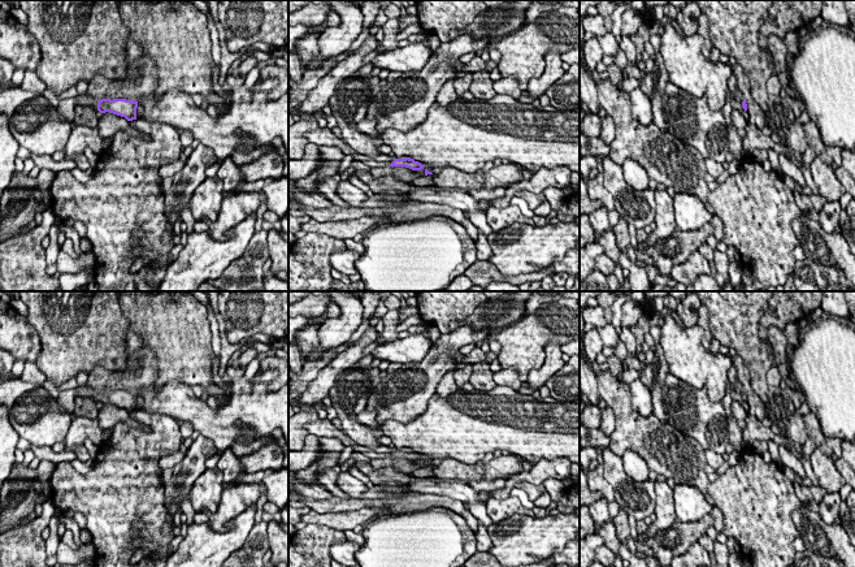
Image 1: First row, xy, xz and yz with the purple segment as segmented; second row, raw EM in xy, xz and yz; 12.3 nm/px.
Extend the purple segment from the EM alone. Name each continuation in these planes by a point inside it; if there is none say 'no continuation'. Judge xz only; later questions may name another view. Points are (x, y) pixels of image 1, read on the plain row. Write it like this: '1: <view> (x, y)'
1: xz (322, 427)

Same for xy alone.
1: xy (85, 390)

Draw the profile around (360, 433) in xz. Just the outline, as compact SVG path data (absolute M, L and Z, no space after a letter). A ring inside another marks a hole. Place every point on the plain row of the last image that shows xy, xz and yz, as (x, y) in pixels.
M353 365L344 369L335 380L329 391L333 407L337 410L338 419L342 423L342 432L355 442L368 447L377 447L381 443L382 430L372 429L360 424L356 417L365 410L369 395L381 382L382 371L372 365Z

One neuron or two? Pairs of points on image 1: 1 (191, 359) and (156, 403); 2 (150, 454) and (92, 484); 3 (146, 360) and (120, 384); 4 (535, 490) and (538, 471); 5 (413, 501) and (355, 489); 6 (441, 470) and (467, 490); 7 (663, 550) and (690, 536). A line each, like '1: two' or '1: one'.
1: two
2: one
3: one
4: two
5: two
6: two
7: one

